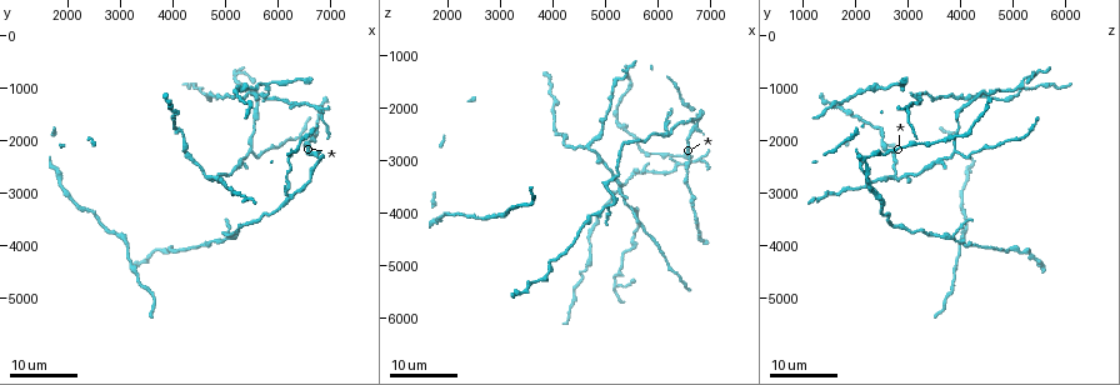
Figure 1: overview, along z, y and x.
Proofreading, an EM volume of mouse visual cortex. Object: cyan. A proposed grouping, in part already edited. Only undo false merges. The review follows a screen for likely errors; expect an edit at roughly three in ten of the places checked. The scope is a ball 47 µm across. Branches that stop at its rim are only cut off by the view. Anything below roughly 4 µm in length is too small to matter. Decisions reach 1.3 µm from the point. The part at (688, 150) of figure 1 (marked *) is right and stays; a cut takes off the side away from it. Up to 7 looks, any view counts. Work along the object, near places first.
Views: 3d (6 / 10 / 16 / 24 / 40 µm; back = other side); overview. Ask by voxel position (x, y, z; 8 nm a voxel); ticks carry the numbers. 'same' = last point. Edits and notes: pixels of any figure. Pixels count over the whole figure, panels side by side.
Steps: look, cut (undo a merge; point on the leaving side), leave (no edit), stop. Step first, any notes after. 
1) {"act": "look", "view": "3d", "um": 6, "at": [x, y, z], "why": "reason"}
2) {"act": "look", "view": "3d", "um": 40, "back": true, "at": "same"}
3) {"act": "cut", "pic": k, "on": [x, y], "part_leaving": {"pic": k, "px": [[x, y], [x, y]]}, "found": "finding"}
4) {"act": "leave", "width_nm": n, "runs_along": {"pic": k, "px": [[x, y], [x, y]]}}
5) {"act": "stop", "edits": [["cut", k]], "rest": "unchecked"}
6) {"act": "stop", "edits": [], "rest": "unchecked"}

{"act": "look", "view": "3d", "um": 24, "at": [6250, 3100, 2450], "why": "three-way junction"}

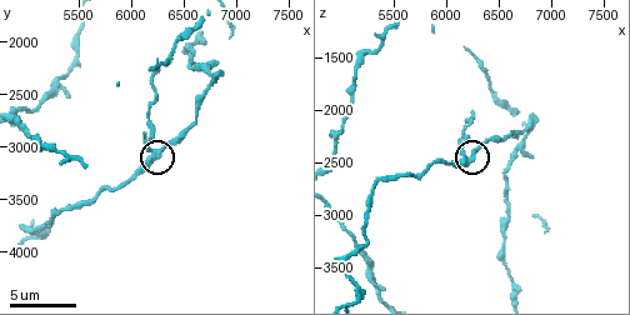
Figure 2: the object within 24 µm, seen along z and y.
{"act": "look", "view": "3d", "um": 6, "at": [6220, 3080, 2460], "why": "closer look"}

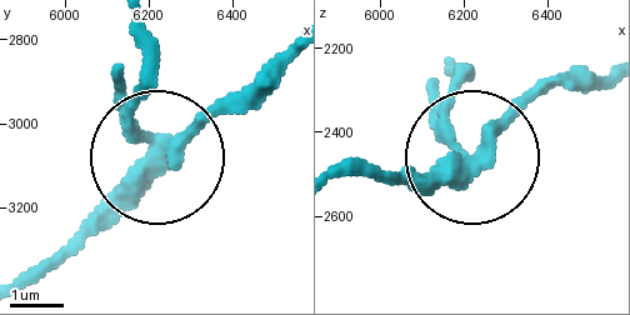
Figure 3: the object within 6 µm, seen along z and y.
{"act": "cut", "pic": 3, "on": [123, 86], "width_nm": 360, "part_leaving": {"pic": 3, "px": [[146, 139], [119, 90], [133, 23]]}, "found": "a second neuron is stuck on"}

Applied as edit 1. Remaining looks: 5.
{"act": "look", "view": "overview"}

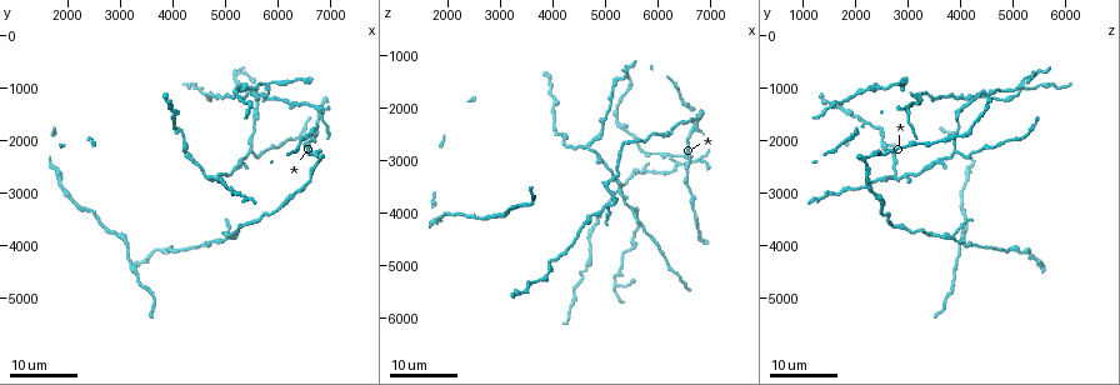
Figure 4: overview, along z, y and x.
{"act": "look", "view": "3d", "um": 16, "at": [4650, 2700, 2700], "why": "a fork"}

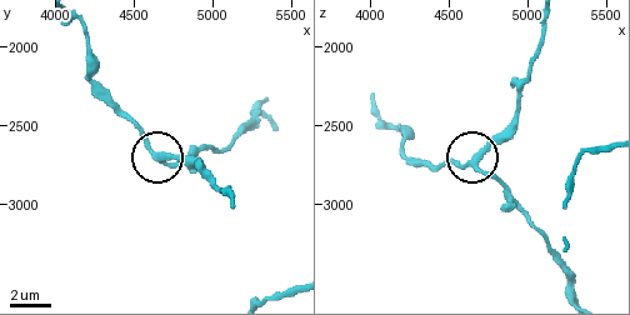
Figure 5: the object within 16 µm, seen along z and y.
{"act": "look", "view": "3d", "um": 6, "at": [4660, 2680, 2720]}

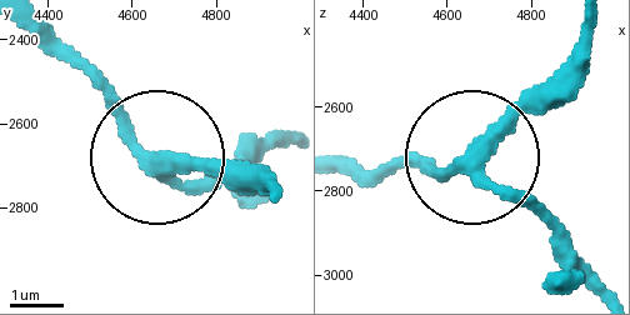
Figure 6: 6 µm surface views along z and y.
{"act": "leave", "width_nm": 280, "runs_along": {"pic": 6, "px": [[290, 136], [196, 178], [165, 168], [273, 178]]}, "found": "one neuron here"}

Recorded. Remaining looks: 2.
{"act": "look", "view": "3d", "um": 16, "at": [4200, 2000, 2500], "why": "narrows sharply"}

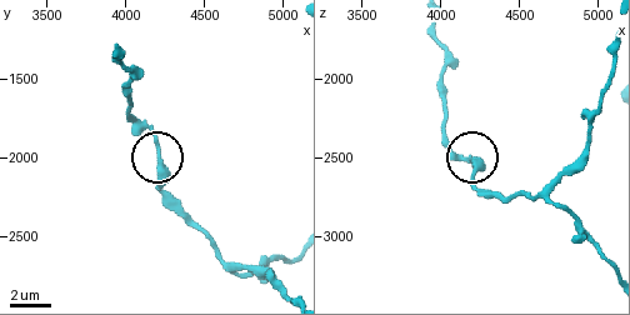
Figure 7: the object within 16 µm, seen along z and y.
{"act": "look", "view": "3d", "um": 6, "at": "same"}

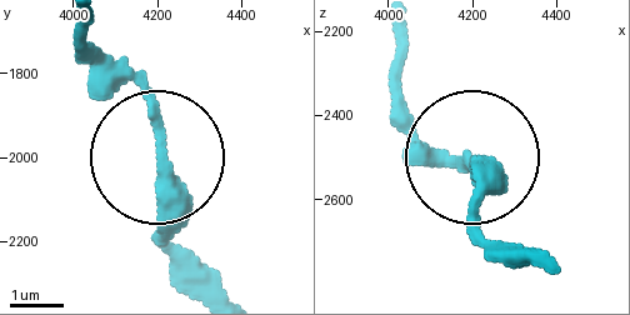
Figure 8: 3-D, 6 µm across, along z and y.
{"act": "leave", "runs_along": {"pic": 8, "px": [[201, 288], [161, 243], [156, 114], [99, 50]]}, "found": "continuous, no second neuron"}

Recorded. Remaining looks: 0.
{"act": "stop", "edits": [["cut", 3]], "rest": "unchecked"}

